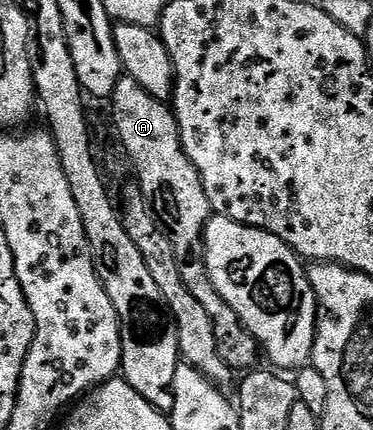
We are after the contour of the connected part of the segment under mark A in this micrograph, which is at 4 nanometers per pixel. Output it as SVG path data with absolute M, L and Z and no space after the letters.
M128 75L120 77L109 104L119 141L132 167L139 172L142 196L154 205L156 217L171 235L176 255L183 259L186 253L198 254L203 248L203 233L213 210L205 195L201 175L183 150L172 106L167 101L154 98L149 91L142 89L141 83Z

